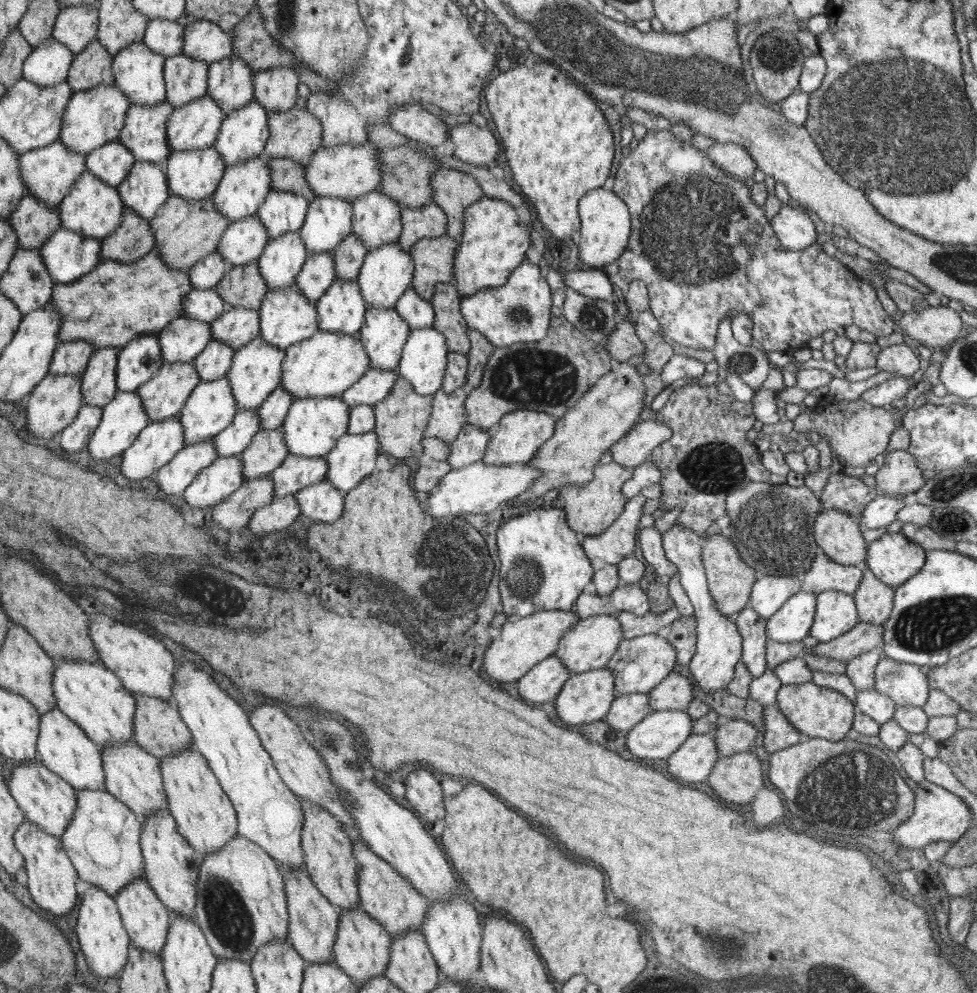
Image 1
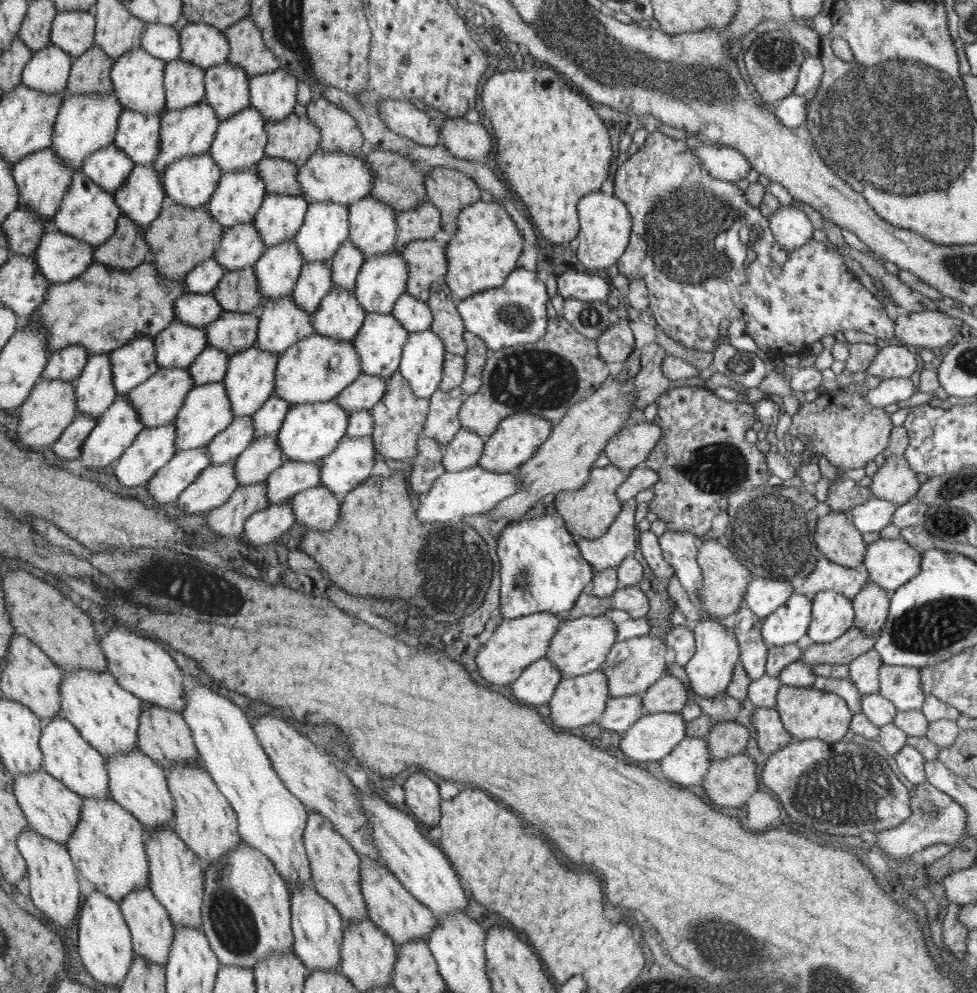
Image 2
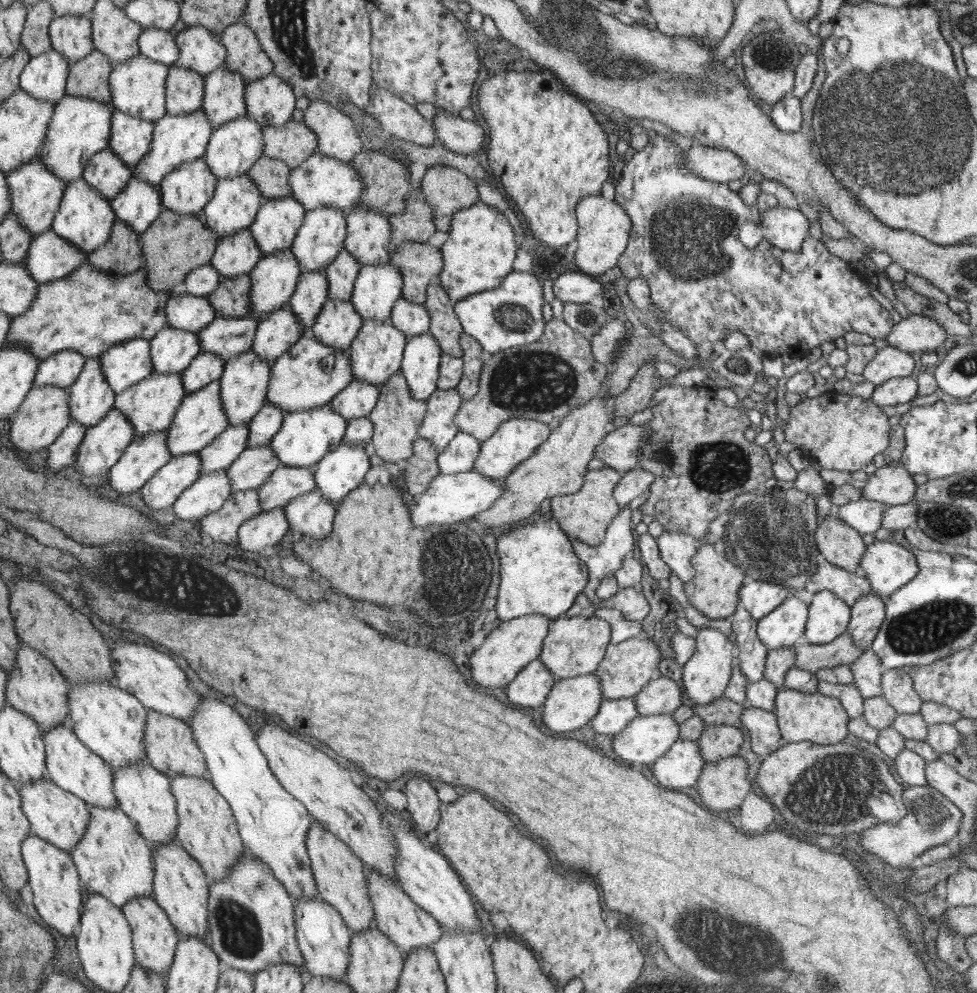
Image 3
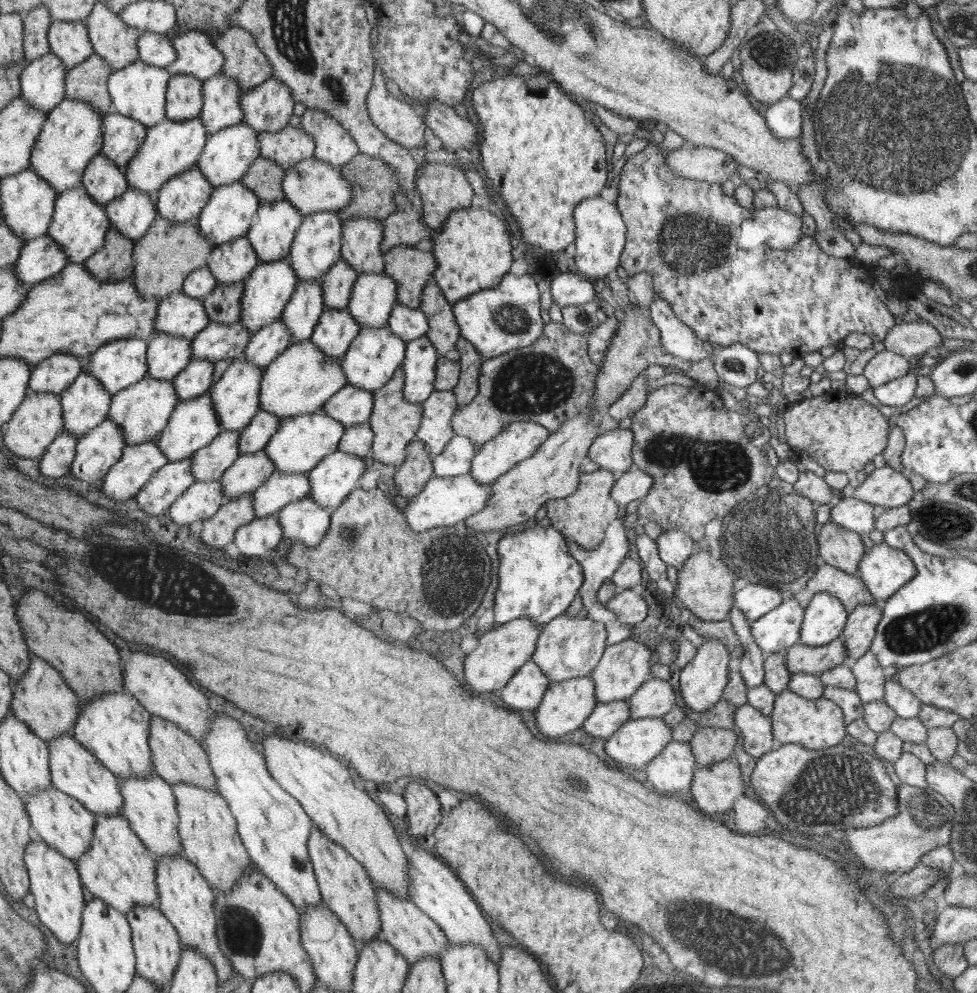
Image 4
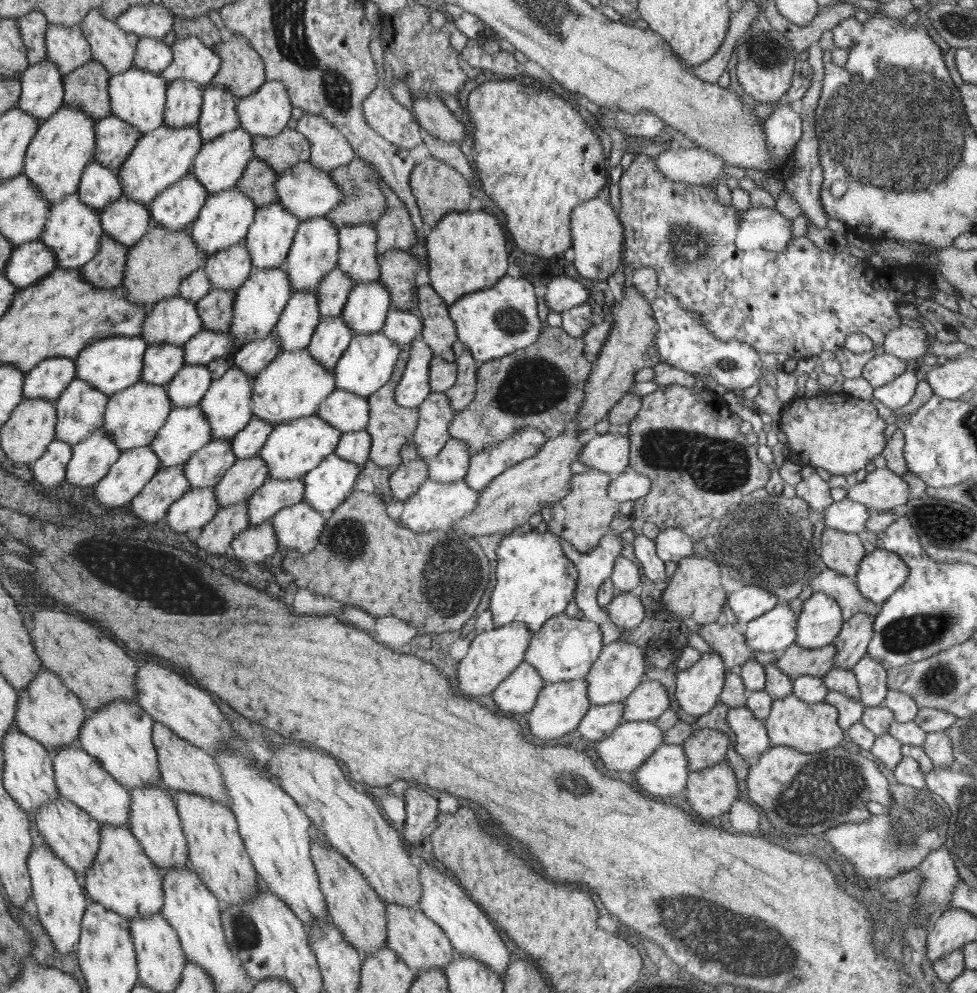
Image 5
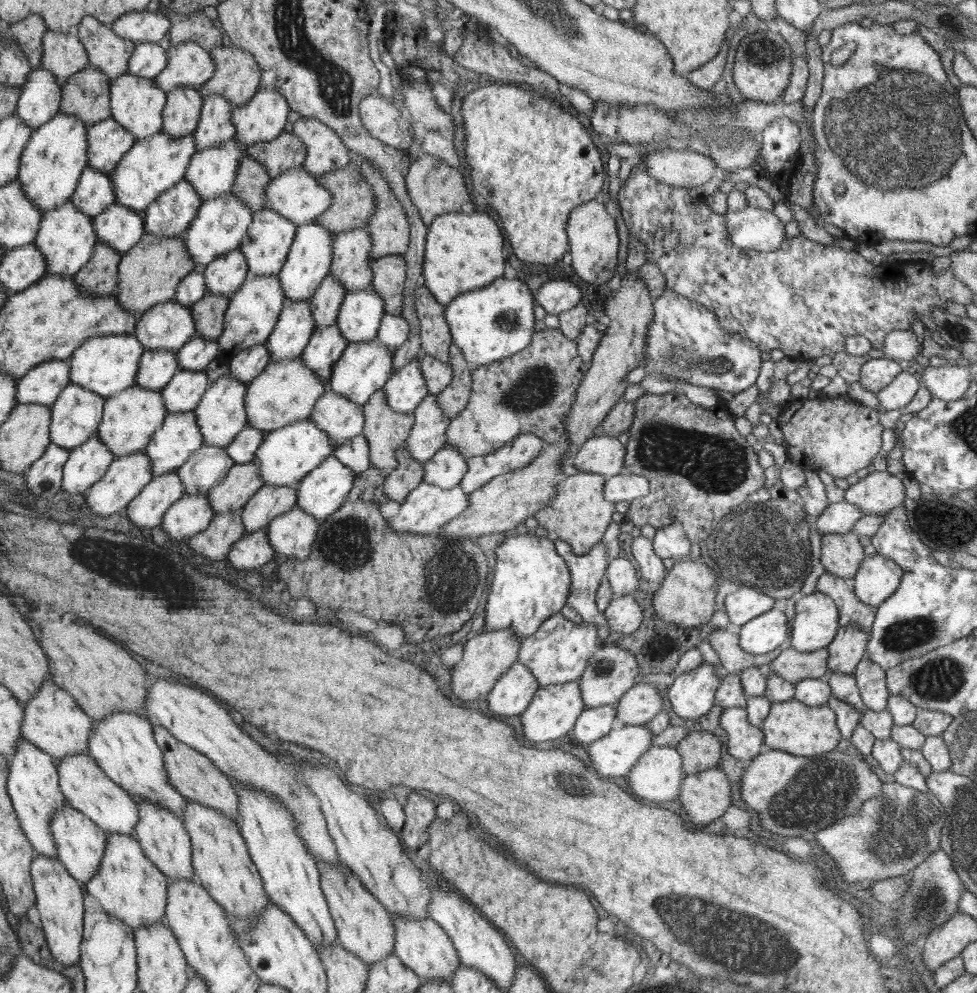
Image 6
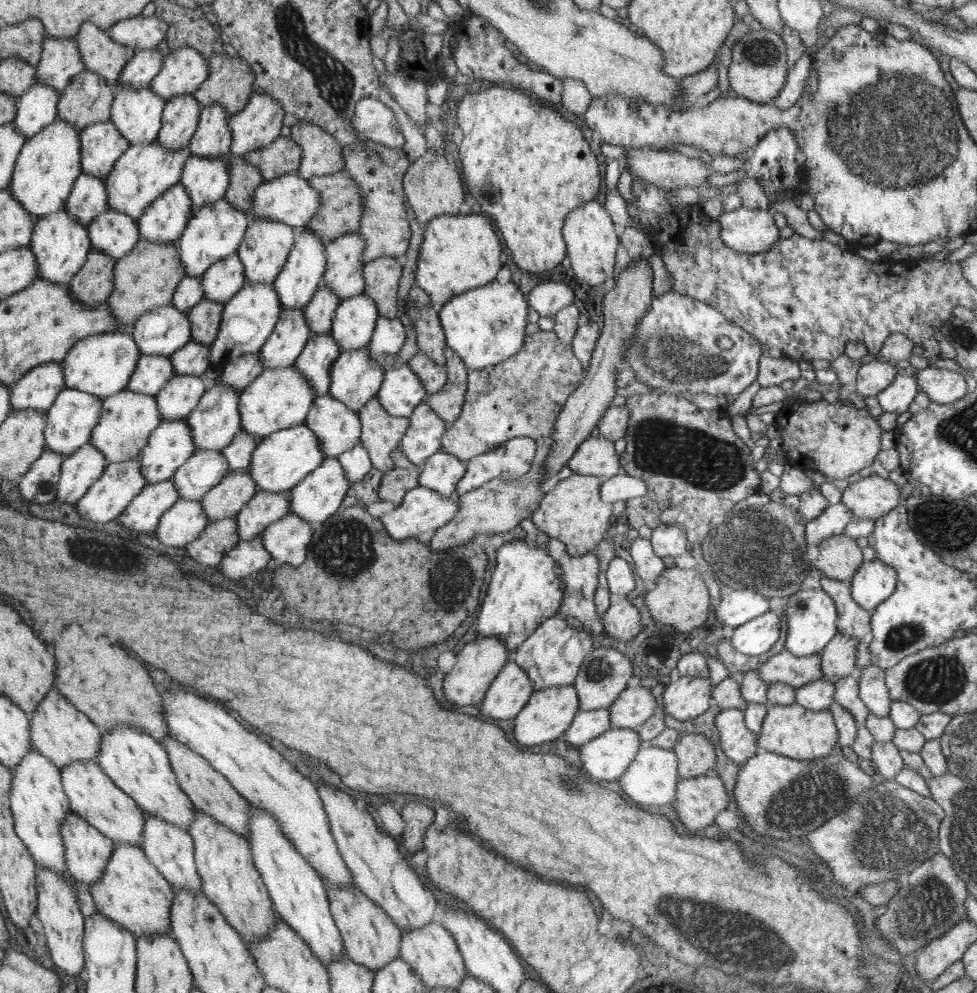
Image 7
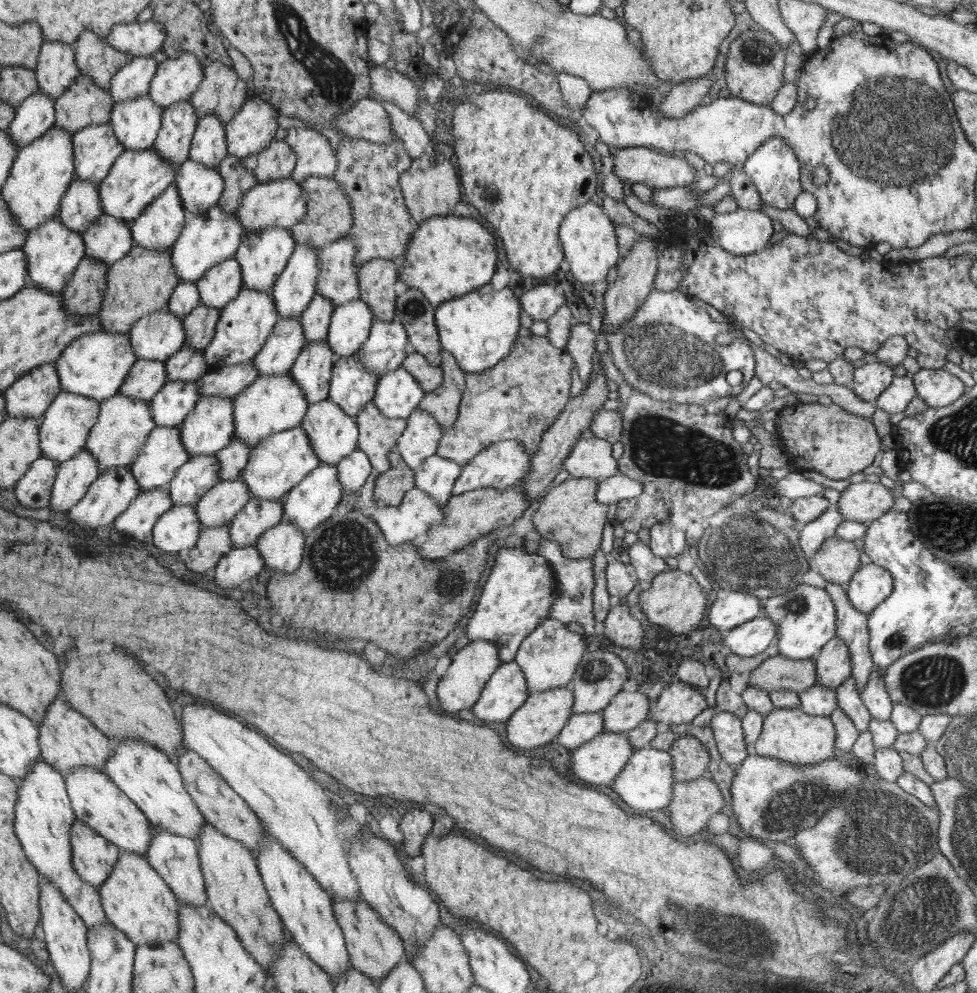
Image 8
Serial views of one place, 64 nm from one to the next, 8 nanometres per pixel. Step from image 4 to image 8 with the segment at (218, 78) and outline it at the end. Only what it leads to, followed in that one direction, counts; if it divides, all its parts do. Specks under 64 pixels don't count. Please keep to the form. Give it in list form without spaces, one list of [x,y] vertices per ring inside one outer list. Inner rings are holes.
[[[216,113],[202,117],[194,133],[189,160],[202,166],[218,168],[229,155],[225,124]]]

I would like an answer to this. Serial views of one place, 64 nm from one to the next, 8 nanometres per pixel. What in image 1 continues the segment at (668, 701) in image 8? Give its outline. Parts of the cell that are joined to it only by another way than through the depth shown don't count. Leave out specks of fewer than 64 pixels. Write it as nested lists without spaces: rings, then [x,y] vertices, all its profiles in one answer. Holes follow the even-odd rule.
[[[676,523],[670,530],[663,533],[663,547],[666,559],[678,569],[681,585],[691,600],[696,626],[696,652],[694,658],[689,662],[689,669],[696,680],[696,684],[702,691],[711,693],[718,689],[724,689],[733,680],[737,665],[741,662],[744,649],[744,639],[737,628],[737,623],[730,622],[729,616],[717,609],[713,595],[709,591],[708,575],[704,574],[701,559],[703,554],[702,538],[689,527]]]

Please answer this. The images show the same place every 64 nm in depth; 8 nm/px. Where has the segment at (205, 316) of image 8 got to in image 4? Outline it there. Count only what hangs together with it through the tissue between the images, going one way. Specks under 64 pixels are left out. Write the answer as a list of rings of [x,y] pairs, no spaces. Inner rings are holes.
[[[217,283],[214,290],[201,300],[212,322],[233,323],[241,320],[241,299],[245,284]]]

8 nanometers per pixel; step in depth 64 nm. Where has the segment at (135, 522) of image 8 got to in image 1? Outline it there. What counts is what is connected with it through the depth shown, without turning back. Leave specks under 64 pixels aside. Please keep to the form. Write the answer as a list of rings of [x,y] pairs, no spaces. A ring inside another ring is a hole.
[[[214,438],[198,445],[185,446],[166,466],[159,468],[154,480],[159,484],[160,493],[176,495],[185,492],[186,487],[201,470],[214,462],[217,457]]]

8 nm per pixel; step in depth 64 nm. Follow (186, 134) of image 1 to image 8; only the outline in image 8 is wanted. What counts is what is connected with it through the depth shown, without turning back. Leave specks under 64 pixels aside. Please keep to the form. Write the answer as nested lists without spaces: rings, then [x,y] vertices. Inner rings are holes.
[[[125,150],[110,169],[108,176],[100,181],[102,208],[107,215],[124,219],[131,224],[158,196],[174,184],[176,177],[177,170],[166,164],[166,161],[156,154],[156,150]]]

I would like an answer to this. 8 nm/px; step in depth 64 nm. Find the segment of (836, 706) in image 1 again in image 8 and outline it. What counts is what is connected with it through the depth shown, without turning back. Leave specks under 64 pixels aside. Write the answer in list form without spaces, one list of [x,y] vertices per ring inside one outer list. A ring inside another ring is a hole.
[[[774,707],[763,717],[763,727],[756,739],[755,749],[758,755],[797,765],[811,765],[834,756],[836,735],[831,717],[806,714],[800,707]]]

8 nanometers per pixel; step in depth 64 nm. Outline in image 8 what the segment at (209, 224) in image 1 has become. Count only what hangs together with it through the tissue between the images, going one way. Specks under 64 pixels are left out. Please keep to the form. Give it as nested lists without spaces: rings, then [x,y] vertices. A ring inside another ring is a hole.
[[[135,244],[128,256],[109,266],[108,288],[98,312],[104,332],[128,333],[142,317],[169,305],[173,290],[181,281],[173,267],[171,249],[150,250]]]

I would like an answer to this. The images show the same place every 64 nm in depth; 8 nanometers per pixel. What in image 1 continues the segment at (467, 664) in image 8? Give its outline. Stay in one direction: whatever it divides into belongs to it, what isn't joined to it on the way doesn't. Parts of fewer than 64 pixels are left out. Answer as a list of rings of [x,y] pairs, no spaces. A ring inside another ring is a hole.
[[[570,610],[534,612],[528,617],[510,619],[502,626],[500,636],[492,641],[484,653],[482,668],[490,677],[498,680],[500,685],[504,682],[518,681],[539,662],[552,657],[566,631],[570,631],[579,620],[579,616]]]

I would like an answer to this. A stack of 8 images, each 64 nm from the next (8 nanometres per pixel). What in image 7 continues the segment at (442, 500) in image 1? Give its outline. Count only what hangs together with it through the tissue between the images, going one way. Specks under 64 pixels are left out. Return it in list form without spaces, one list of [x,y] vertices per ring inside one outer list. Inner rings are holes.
[[[419,484],[417,489],[410,490],[406,494],[404,501],[393,512],[380,517],[380,520],[394,540],[401,541],[405,538],[415,538],[422,543],[428,542],[436,531],[456,517],[458,498],[459,495],[456,494],[456,491],[446,498],[445,495],[440,495],[434,490],[428,490],[428,488]]]

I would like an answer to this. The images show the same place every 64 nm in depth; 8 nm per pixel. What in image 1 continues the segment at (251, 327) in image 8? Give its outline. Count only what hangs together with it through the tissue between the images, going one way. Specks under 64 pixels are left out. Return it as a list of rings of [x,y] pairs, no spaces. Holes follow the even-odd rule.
[[[298,230],[269,239],[268,246],[258,258],[259,270],[269,291],[284,289],[296,282],[309,254],[301,235]]]

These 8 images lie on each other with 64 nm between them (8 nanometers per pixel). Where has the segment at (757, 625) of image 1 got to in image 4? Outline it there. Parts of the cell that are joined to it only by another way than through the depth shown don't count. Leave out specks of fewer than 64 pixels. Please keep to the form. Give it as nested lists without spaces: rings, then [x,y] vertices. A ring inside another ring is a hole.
[[[734,607],[730,611],[729,621],[733,624],[734,631],[738,635],[743,655],[740,658],[740,672],[748,688],[755,687],[765,679],[765,657],[762,649],[756,644],[750,630],[751,621],[748,621],[740,609]]]

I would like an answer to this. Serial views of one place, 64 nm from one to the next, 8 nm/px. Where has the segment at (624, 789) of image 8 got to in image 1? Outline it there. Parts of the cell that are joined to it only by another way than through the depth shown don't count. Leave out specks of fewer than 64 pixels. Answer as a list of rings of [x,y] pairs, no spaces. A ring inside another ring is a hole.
[[[710,732],[703,735],[692,734],[666,761],[668,772],[674,780],[684,785],[695,783],[699,786],[706,783],[720,757],[714,732]]]

